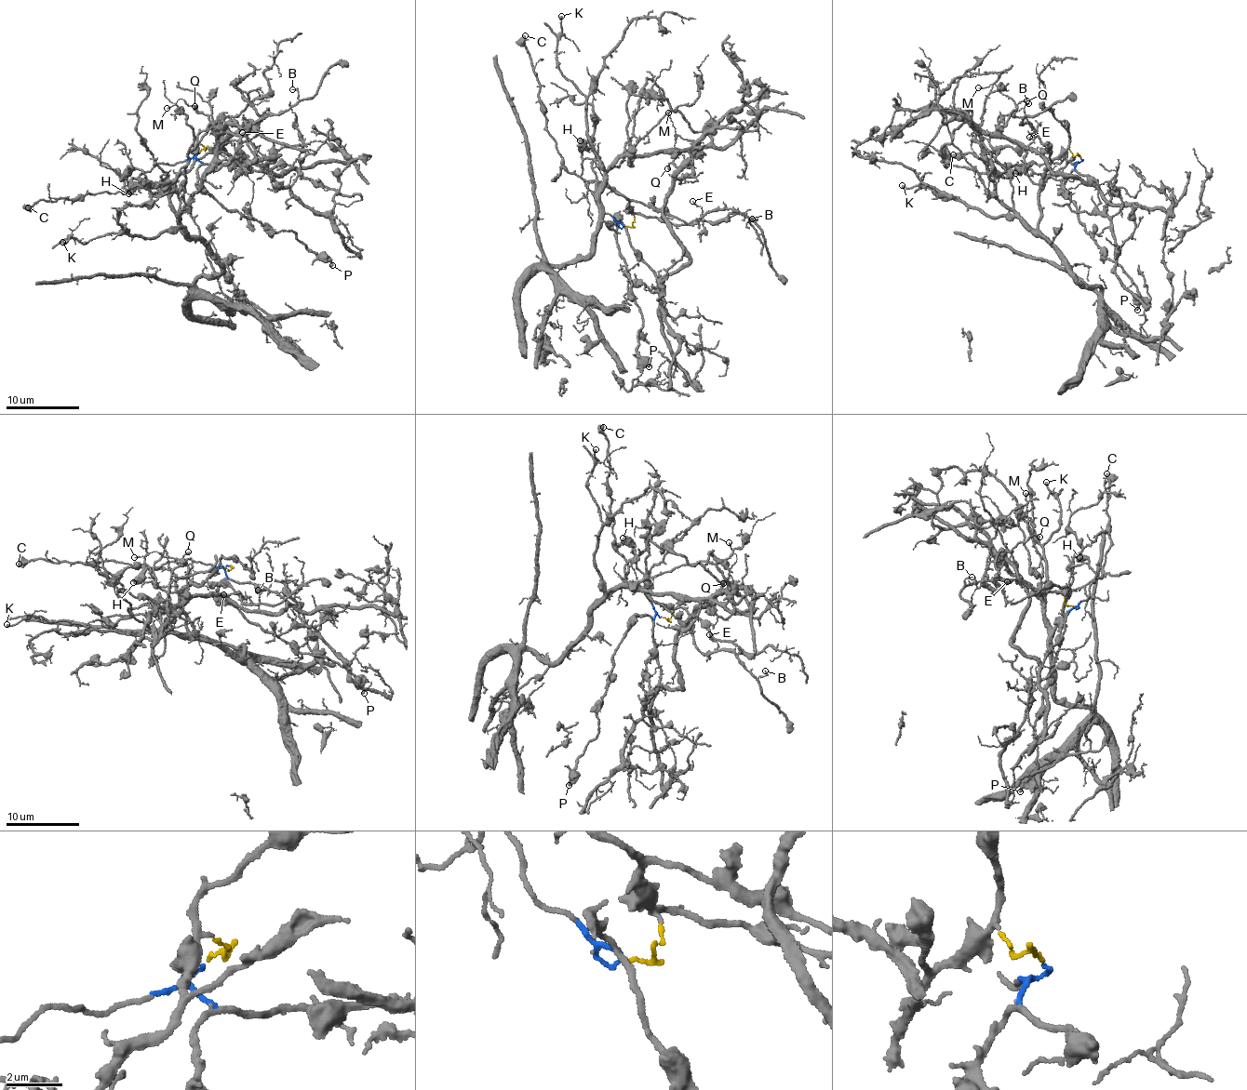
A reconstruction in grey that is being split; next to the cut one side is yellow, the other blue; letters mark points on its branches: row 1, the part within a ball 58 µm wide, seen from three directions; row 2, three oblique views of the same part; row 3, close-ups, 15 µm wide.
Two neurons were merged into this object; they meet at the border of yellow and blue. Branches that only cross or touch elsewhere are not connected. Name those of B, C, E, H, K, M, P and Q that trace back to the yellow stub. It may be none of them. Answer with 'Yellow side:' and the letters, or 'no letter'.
Yellow side: B, C, E, K

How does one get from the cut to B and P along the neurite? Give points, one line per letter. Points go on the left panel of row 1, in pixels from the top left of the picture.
B: (200, 151), (206, 147), (196, 147), (195, 158), (252, 138), (267, 114), (282, 113), (298, 100), (292, 88)
P: (199, 152), (194, 156), (198, 184), (209, 195), (277, 232), (293, 232), (333, 266)

